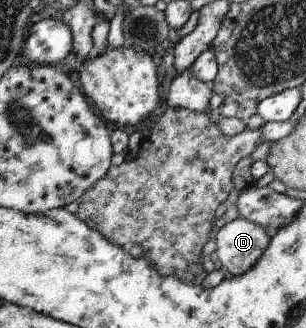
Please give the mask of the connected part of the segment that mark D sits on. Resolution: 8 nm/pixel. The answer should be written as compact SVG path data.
M238 218L217 232L217 258L234 277L251 270L269 246L273 234L257 223Z

